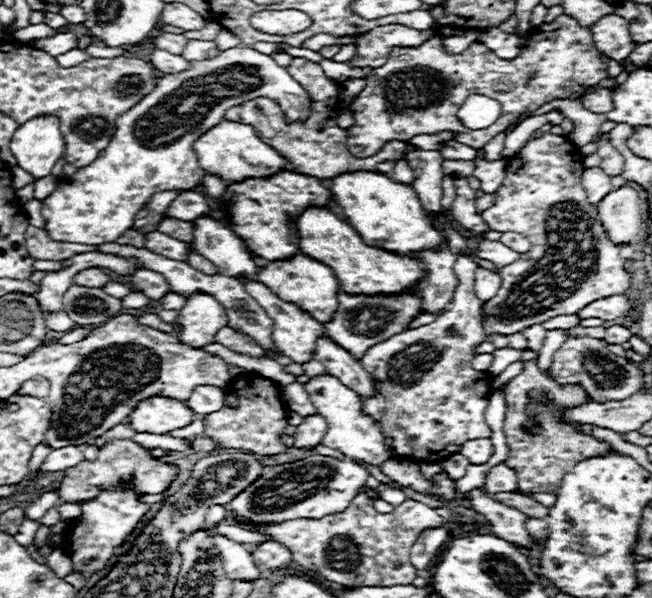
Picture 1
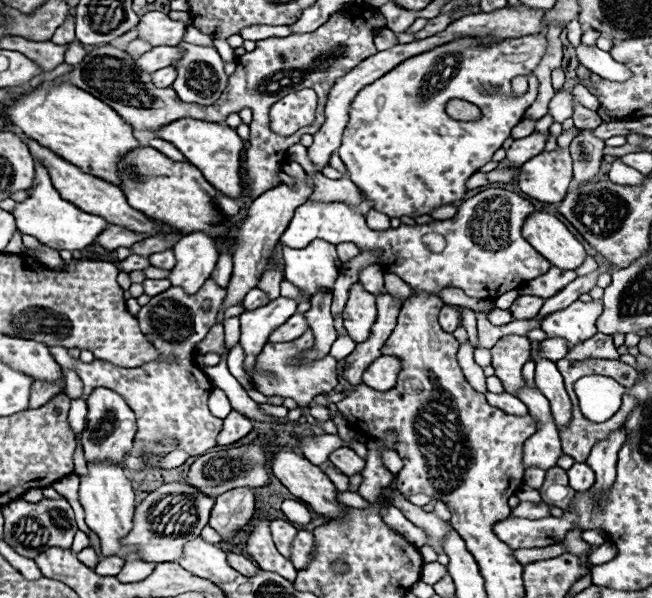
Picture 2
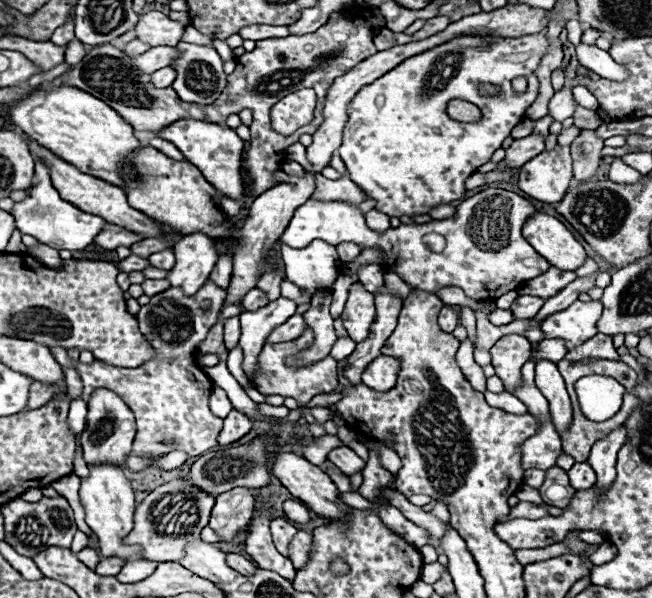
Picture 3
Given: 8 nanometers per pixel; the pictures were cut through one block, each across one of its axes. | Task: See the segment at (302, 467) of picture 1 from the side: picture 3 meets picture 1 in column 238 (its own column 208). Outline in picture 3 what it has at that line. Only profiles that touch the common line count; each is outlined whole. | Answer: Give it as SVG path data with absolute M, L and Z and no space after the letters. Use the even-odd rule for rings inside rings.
M188 478L170 480L154 488L136 508L134 530L126 536L124 544L140 544L144 548L146 560L156 562L176 562L184 558L184 546L192 538L200 538L200 530L208 526L208 518L214 506L214 496L204 494L198 486L192 486Z

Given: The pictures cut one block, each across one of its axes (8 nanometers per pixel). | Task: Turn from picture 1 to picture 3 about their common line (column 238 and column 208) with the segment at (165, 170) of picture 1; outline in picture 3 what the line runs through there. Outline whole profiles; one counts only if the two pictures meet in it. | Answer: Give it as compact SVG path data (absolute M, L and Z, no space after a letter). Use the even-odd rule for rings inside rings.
M180 42L178 58L172 62L176 80L172 88L184 102L212 104L226 86L222 58L212 46L196 46Z

